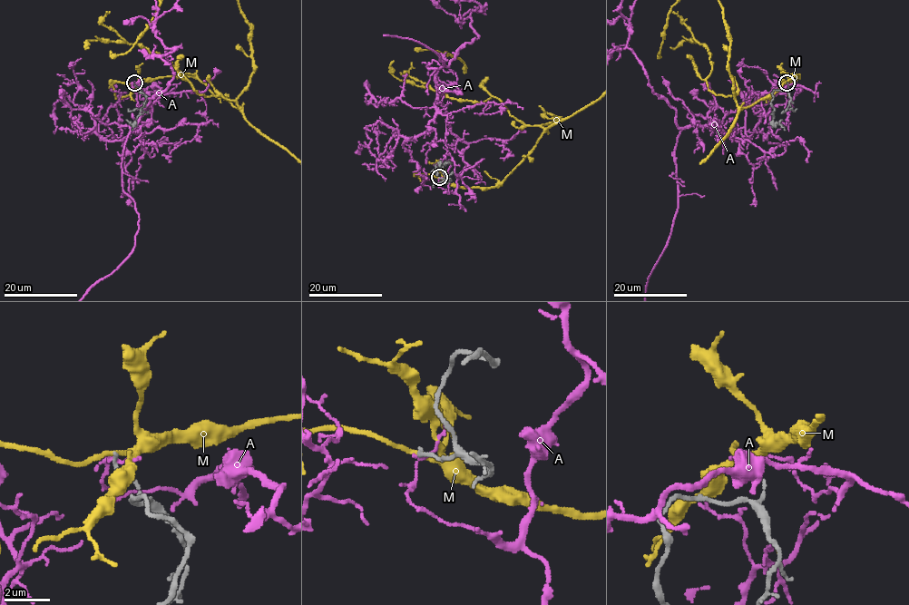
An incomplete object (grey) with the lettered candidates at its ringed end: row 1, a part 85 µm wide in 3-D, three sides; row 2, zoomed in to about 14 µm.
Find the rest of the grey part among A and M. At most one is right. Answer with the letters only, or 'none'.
none

